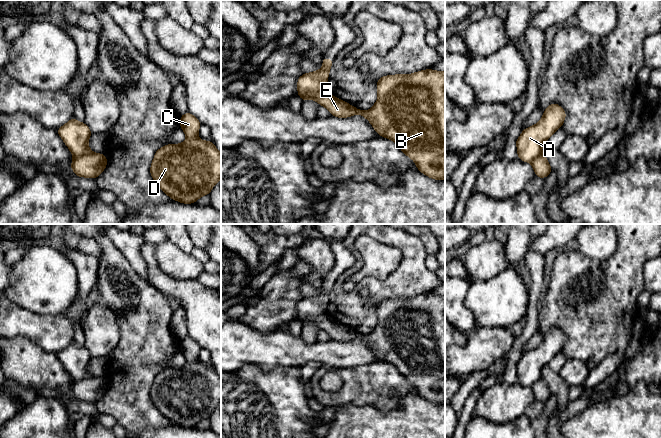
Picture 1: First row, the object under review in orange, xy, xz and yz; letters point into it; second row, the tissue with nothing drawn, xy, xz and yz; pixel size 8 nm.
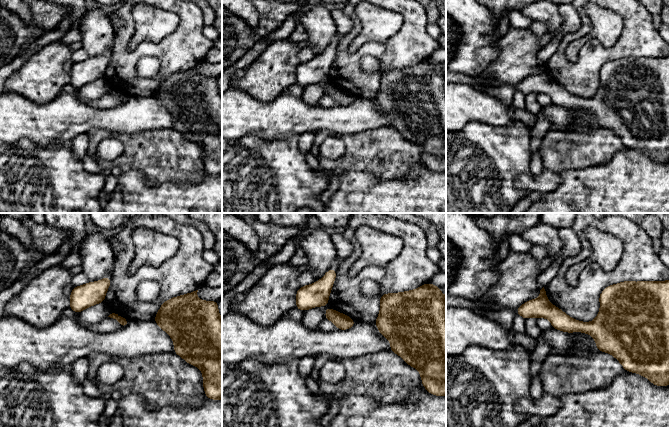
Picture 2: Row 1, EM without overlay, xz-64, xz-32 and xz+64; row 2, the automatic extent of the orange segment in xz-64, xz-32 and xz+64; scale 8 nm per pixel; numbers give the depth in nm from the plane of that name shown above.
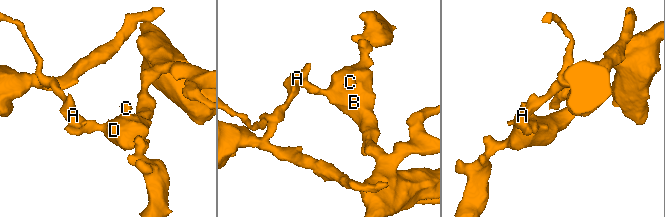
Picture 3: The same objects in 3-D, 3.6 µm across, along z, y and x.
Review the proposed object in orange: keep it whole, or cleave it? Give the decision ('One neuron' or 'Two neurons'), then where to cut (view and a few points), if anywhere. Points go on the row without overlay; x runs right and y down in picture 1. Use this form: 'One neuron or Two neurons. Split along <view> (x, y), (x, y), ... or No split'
Two neurons. Split along xz (325, 315), (309, 315), (299, 319)

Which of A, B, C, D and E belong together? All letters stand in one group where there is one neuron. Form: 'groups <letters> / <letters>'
groups A / B C D E

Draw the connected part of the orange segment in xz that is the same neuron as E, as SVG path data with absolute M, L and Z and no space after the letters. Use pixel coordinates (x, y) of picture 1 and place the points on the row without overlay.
M426 293L408 299L381 300L377 304L377 316L376 327L367 335L357 333L328 316L315 315L299 320L302 325L315 324L320 330L327 332L331 340L348 342L358 338L365 341L380 361L395 366L402 376L415 386L421 397L434 404L445 404L445 295Z

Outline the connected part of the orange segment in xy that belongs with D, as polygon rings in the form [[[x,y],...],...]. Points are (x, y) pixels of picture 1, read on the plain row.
[[[190,336],[180,340],[180,352],[187,363],[181,368],[168,368],[159,372],[150,390],[150,398],[158,411],[172,424],[184,428],[195,427],[201,420],[209,419],[221,403],[221,377],[212,365],[199,363],[201,346]]]

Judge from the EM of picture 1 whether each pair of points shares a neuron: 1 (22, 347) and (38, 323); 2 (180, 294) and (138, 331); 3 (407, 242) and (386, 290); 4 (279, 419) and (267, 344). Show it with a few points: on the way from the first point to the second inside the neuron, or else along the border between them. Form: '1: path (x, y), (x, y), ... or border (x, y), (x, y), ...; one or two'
1: border (10, 337), (26, 336), (48, 351); two
2: border (153, 286), (174, 304); two
3: path (407, 254), (407, 269), (398, 278); one
4: border (248, 364), (263, 369), (294, 367); two

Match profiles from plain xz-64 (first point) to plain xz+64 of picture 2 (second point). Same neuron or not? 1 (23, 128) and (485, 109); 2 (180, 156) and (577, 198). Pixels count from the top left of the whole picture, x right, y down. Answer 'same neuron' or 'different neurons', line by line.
1: same neuron
2: different neurons

